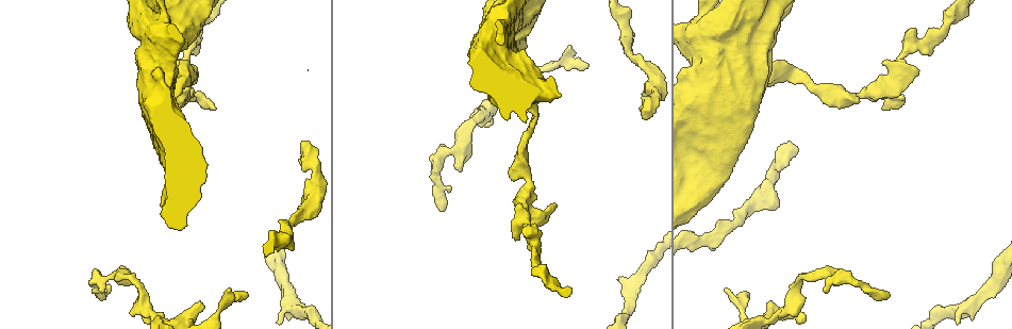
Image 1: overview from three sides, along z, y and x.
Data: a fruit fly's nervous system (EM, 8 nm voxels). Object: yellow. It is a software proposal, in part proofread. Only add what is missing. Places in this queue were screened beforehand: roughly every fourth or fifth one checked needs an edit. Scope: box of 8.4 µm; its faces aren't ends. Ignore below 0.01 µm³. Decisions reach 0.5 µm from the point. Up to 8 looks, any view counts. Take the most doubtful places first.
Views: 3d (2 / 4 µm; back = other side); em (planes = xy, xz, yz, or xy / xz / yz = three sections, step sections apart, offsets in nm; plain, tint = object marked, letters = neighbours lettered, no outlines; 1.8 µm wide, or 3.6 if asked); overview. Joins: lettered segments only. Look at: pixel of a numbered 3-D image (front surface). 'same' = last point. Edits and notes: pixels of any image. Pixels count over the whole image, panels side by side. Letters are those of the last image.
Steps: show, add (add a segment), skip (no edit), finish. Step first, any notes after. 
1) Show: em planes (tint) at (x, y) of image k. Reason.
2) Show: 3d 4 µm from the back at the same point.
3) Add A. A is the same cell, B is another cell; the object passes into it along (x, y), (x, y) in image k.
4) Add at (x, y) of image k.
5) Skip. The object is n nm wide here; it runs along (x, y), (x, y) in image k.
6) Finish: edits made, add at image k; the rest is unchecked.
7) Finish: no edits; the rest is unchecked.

Show: 3d 2 µm at (889, 294) of image 1. An open end.

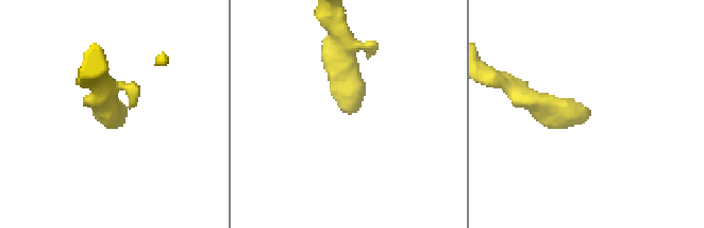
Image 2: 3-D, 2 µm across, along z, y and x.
Show: em 3.6 µm yz step 4 (plain) at (114, 118) of image 2.

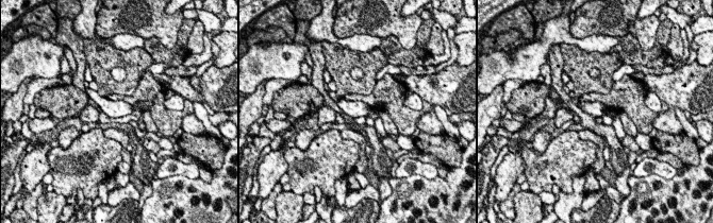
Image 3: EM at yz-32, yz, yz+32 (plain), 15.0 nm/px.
Show: em 3.6 µm yz step 4 (letters) at the same point.

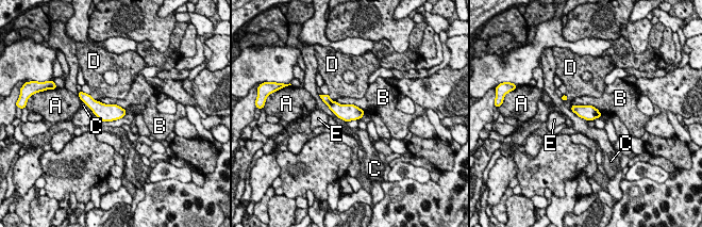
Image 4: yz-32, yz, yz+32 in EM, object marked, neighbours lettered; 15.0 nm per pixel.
Skip. A, B, C, D and E are other cells; a border runs along (319, 95), (321, 100), (346, 122) in image 4; none of them fits.

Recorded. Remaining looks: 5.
Show: 3d 4 µm at (200, 303) of image 1. Free end.

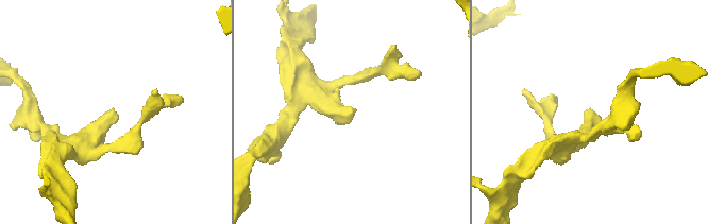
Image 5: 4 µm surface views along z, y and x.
Show: em planes (letters) at (592, 111) of image 5. Need the tissue.

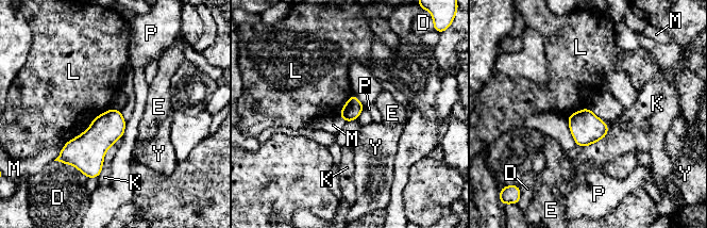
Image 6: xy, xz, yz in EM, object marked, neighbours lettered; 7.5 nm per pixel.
Skip. The object is 140 nm wide here; D, E, K, L, M, P and Y are other cells; a border runs along (587, 107), (574, 111), (568, 118) in image 6; none of them fits.

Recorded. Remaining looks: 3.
Show: em planes (letters) at (644, 110) of image 1. Branch stops here.

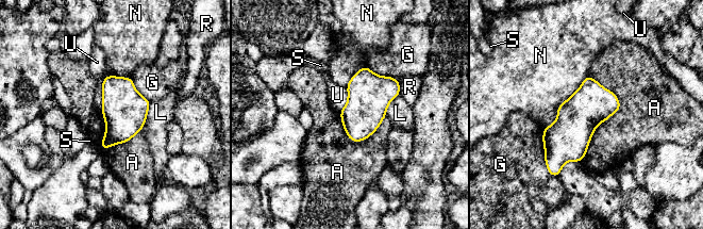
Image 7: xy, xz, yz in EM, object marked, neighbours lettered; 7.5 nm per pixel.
Skip. The object is 300 nm wide here; A, G, L, N, R, S and U are other cells; a border runs along (105, 77), (102, 83), (101, 111) in image 7; none of them fits.

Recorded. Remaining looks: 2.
Finish: no edits; the rest is unchecked.

